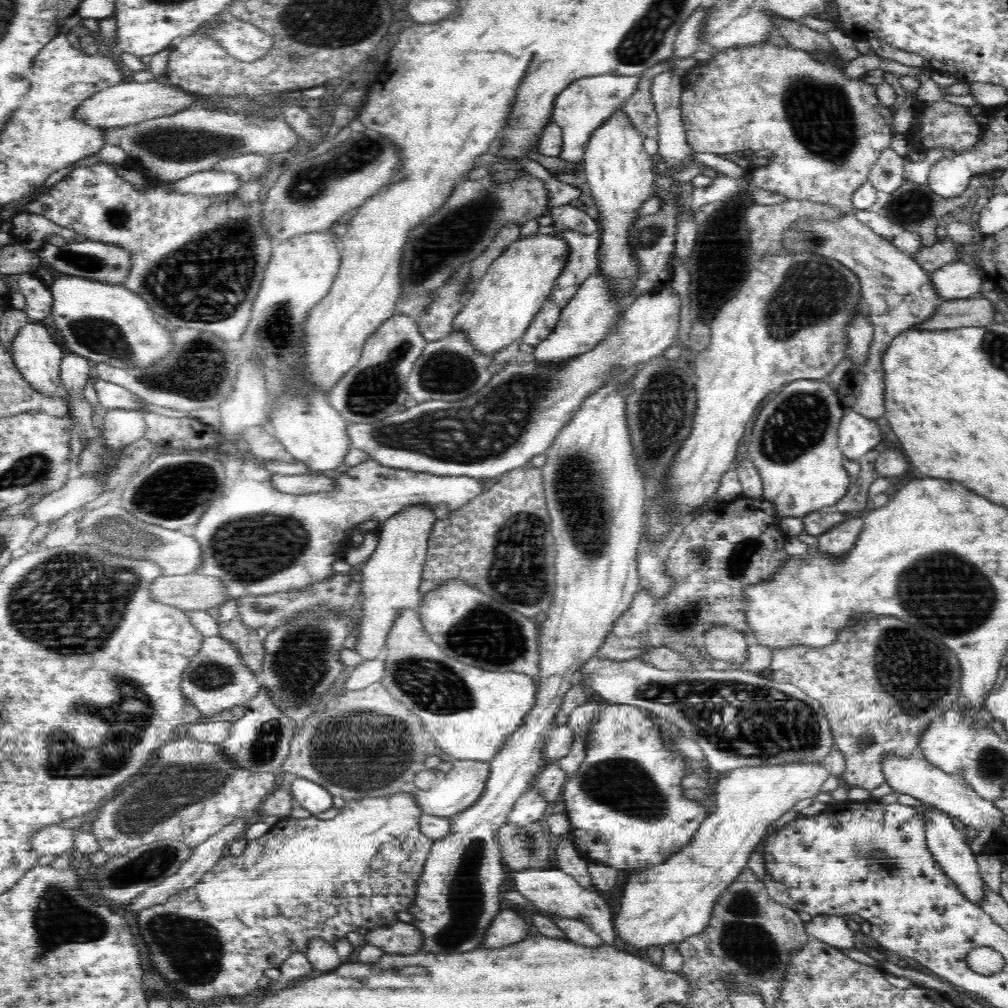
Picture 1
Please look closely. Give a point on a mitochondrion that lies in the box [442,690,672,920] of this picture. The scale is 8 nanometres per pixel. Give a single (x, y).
(623, 785)

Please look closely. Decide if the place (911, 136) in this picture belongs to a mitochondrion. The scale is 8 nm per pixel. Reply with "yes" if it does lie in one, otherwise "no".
no

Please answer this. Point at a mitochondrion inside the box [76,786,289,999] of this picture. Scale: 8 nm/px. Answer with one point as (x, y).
(191, 948)

